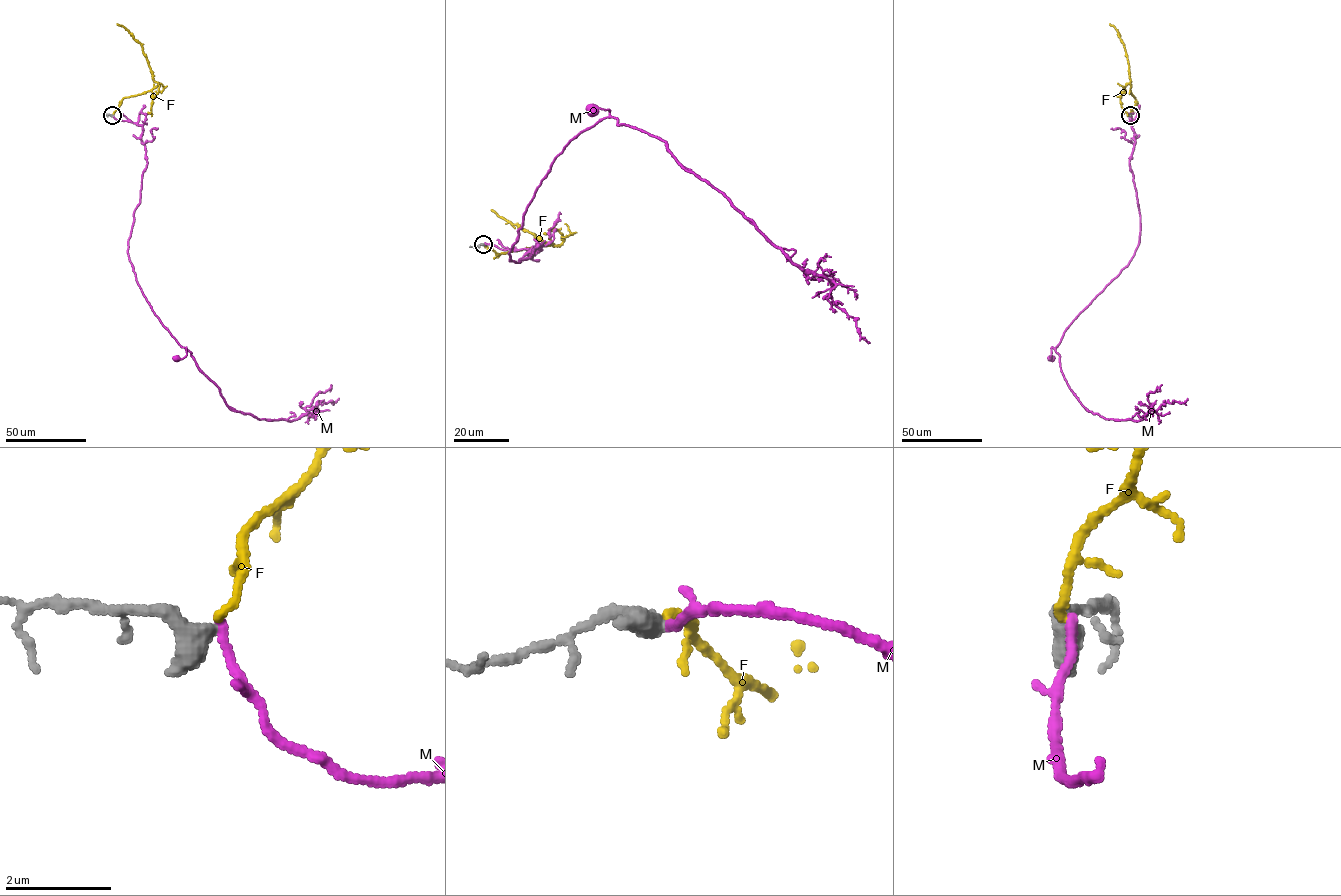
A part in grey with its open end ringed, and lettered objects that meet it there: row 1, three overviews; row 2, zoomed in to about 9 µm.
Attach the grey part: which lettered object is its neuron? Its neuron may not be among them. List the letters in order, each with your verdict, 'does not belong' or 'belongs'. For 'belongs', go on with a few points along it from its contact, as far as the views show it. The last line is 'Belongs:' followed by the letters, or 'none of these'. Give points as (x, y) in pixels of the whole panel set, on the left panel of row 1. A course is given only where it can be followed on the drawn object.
F: belongs; it runs (113, 115), (123, 98), (145, 93), (158, 84), (141, 45), (117, 23)
M: does not belong
Belongs: F

